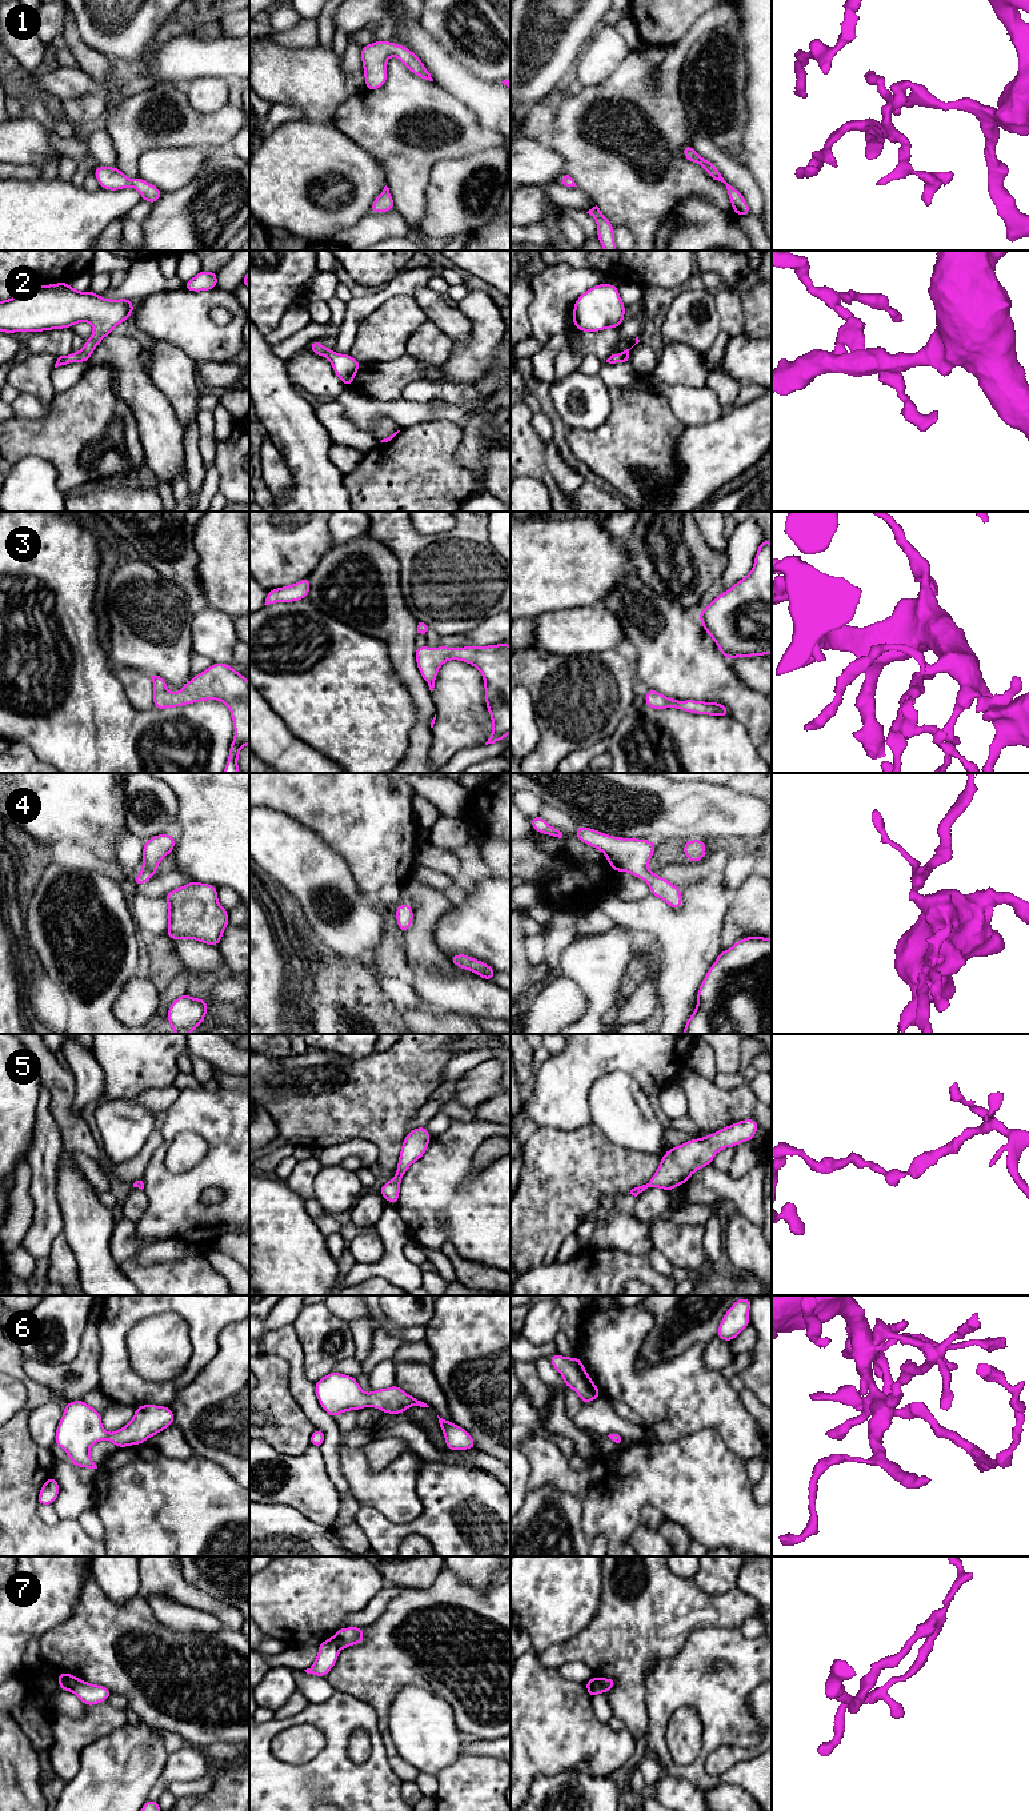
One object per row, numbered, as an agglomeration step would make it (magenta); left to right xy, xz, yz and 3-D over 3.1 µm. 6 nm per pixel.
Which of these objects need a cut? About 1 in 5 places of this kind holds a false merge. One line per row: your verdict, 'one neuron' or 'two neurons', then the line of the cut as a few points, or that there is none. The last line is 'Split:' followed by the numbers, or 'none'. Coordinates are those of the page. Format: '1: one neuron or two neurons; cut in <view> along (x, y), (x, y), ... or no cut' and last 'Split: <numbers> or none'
1: one neuron; no cut
2: one neuron; no cut
3: one neuron; no cut
4: one neuron; no cut
5: one neuron; no cut
6: one neuron; no cut
7: two neurons; cut in yz along (593, 1678), (603, 1691)
Split: 7

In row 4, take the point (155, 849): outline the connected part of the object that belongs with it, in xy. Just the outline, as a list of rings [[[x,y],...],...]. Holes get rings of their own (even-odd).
[[[167,833],[157,834],[147,841],[144,841],[143,848],[143,869],[135,877],[135,885],[139,888],[147,884],[157,872],[160,861],[173,852],[176,840]]]

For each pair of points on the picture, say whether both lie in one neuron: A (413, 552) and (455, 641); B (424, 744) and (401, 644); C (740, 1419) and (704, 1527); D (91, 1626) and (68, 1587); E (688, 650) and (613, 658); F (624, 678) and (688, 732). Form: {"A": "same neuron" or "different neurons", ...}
{"A": "different neurons", "B": "same neuron", "C": "different neurons", "D": "different neurons", "E": "different neurons", "F": "different neurons"}

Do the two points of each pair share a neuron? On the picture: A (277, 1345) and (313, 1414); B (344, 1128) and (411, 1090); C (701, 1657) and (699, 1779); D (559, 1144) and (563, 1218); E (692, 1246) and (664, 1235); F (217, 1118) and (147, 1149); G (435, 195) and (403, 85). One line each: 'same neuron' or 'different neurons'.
A: same neuron
B: same neuron
C: same neuron
D: same neuron
E: same neuron
F: different neurons
G: different neurons

